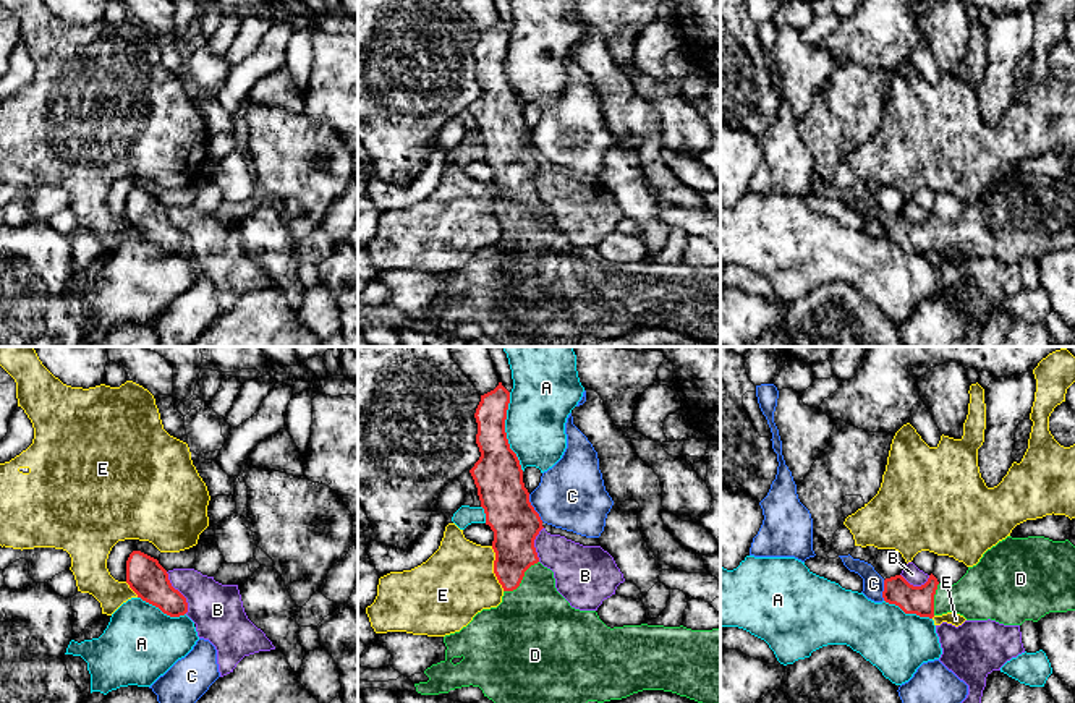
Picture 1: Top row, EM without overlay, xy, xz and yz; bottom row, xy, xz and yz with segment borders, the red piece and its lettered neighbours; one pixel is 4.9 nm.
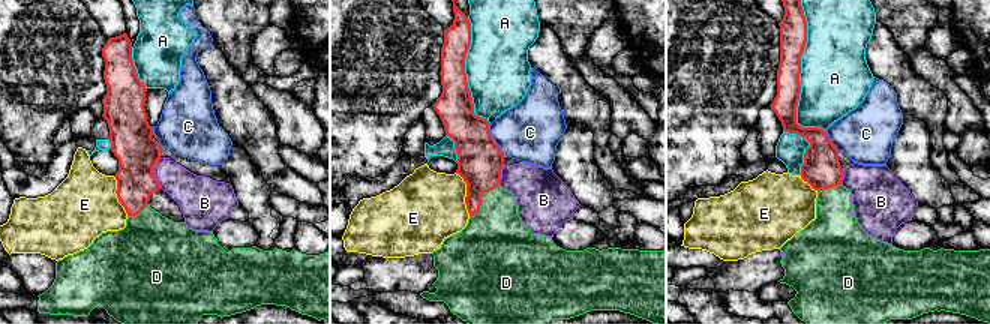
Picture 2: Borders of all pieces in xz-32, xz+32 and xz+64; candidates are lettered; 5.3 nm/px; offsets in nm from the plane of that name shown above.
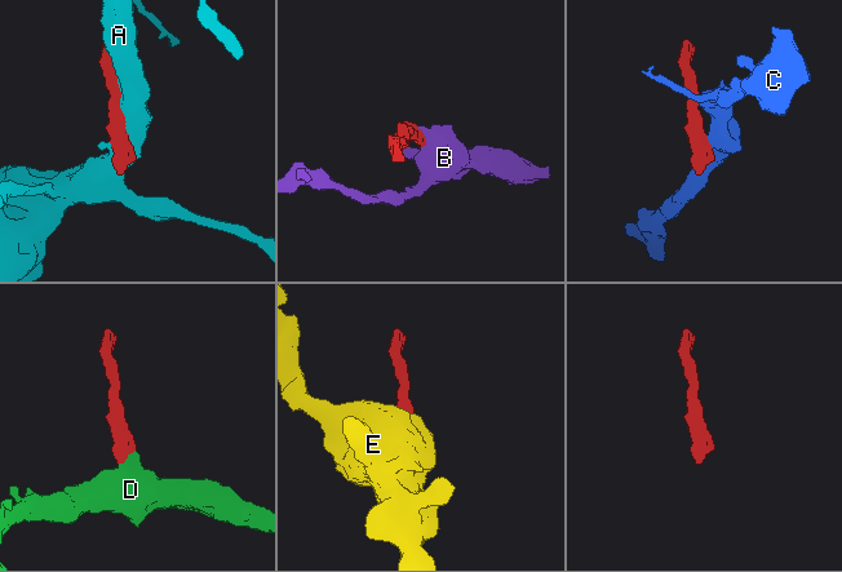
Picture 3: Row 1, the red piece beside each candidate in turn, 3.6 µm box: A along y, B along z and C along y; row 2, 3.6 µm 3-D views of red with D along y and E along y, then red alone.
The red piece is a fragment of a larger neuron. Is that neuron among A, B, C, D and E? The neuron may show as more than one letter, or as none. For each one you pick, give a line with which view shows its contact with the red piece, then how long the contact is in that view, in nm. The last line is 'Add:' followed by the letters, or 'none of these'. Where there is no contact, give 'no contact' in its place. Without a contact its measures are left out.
D: meets red in xz; contact 240 nm long
Add: D

